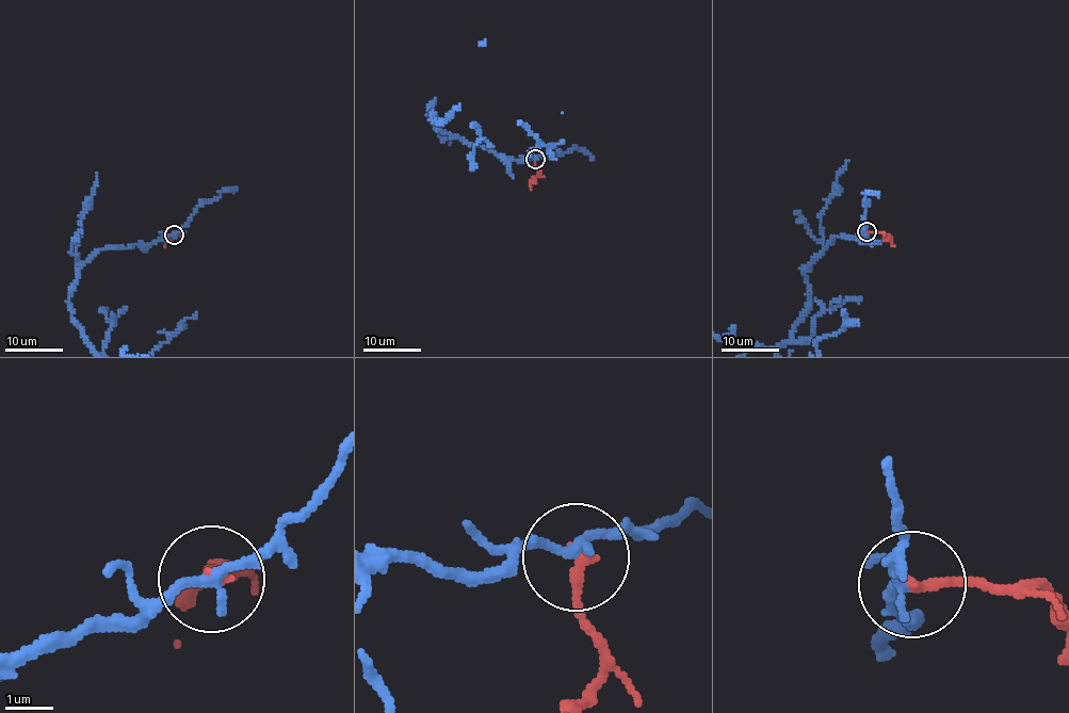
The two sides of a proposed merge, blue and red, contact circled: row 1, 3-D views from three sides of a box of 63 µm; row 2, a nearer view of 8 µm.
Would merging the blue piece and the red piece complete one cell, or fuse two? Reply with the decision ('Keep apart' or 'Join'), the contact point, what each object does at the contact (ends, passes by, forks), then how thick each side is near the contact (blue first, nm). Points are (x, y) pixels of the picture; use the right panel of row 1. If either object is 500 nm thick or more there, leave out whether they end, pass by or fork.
Keep apart. Place: (867, 231). At the ring blue passes by. At the ring red ends. Thickness 200 nm (blue) against 240 nm

